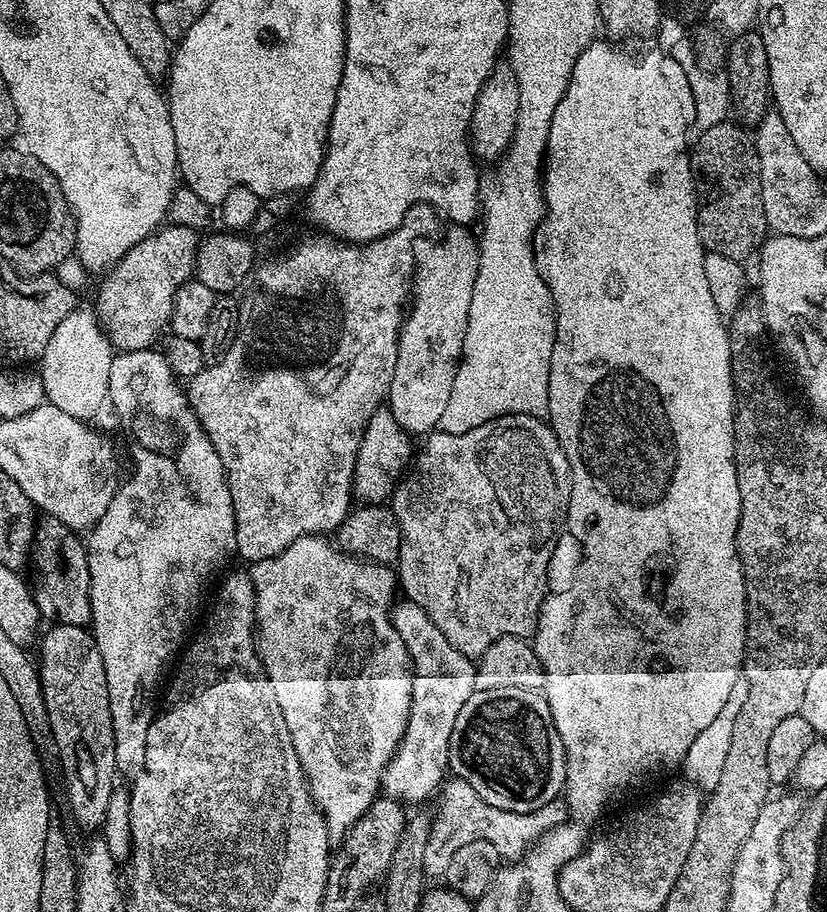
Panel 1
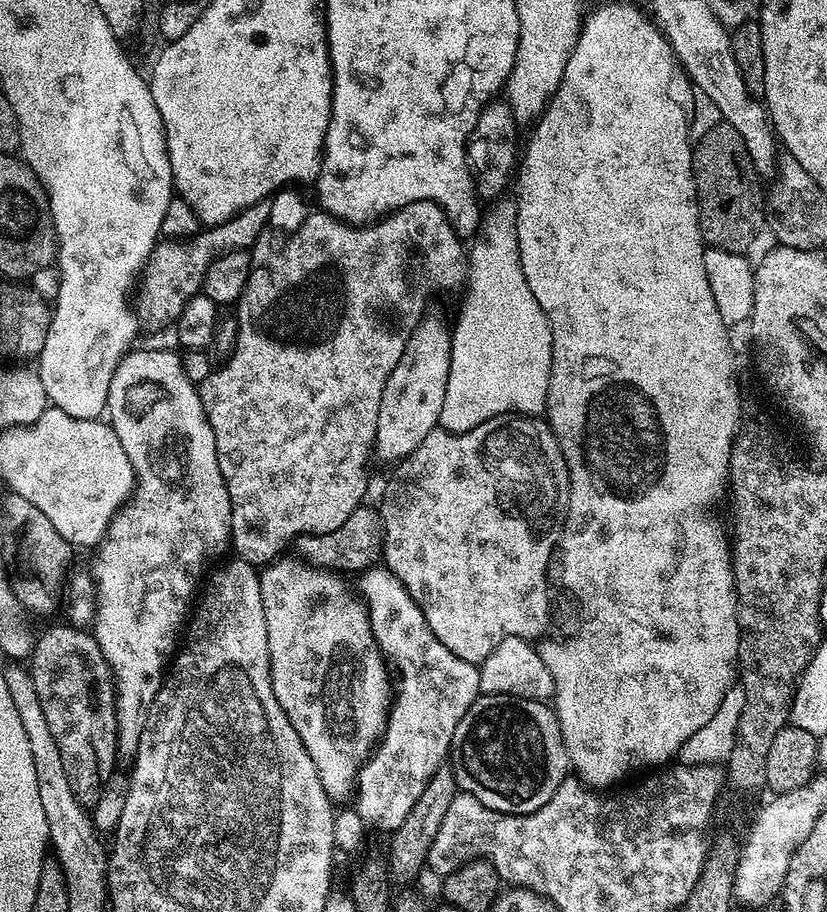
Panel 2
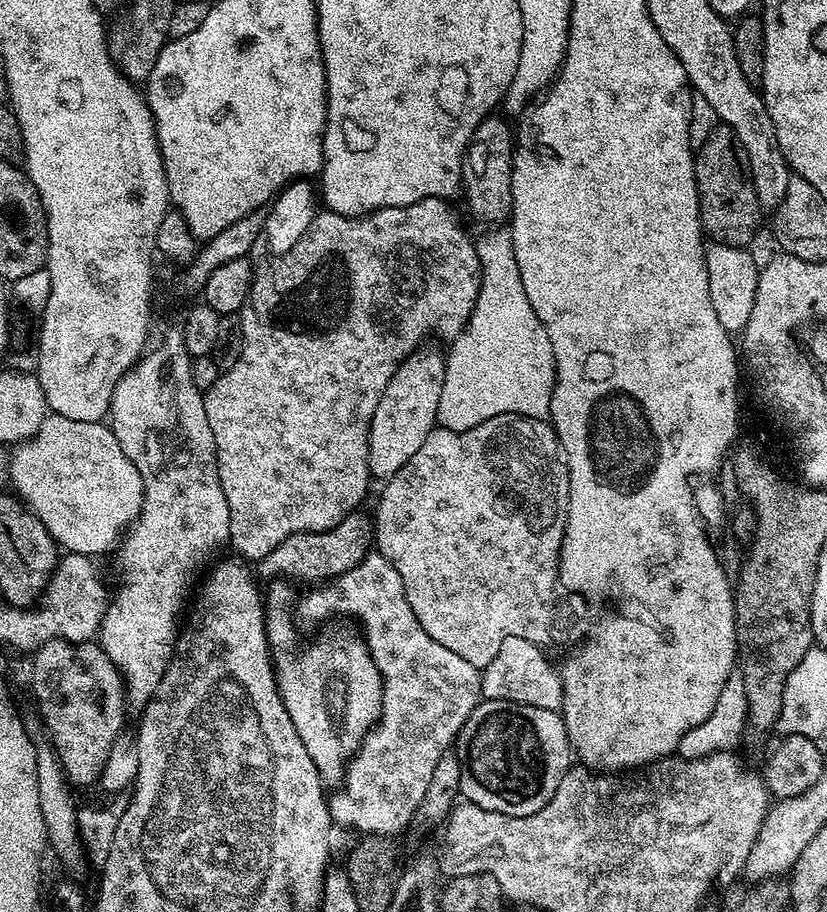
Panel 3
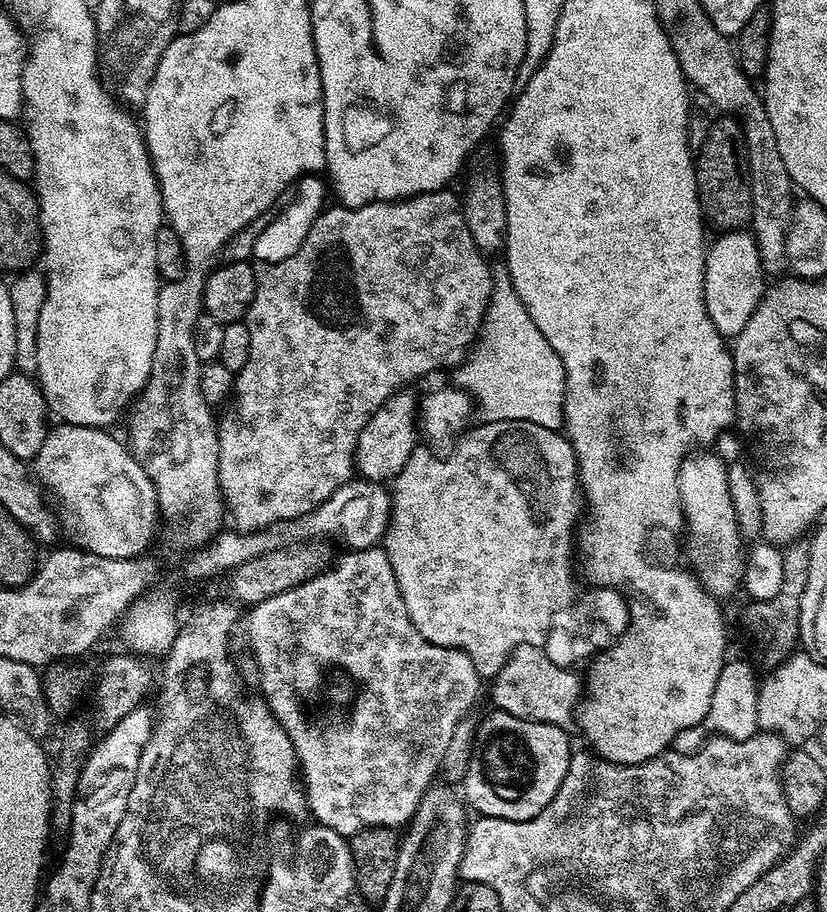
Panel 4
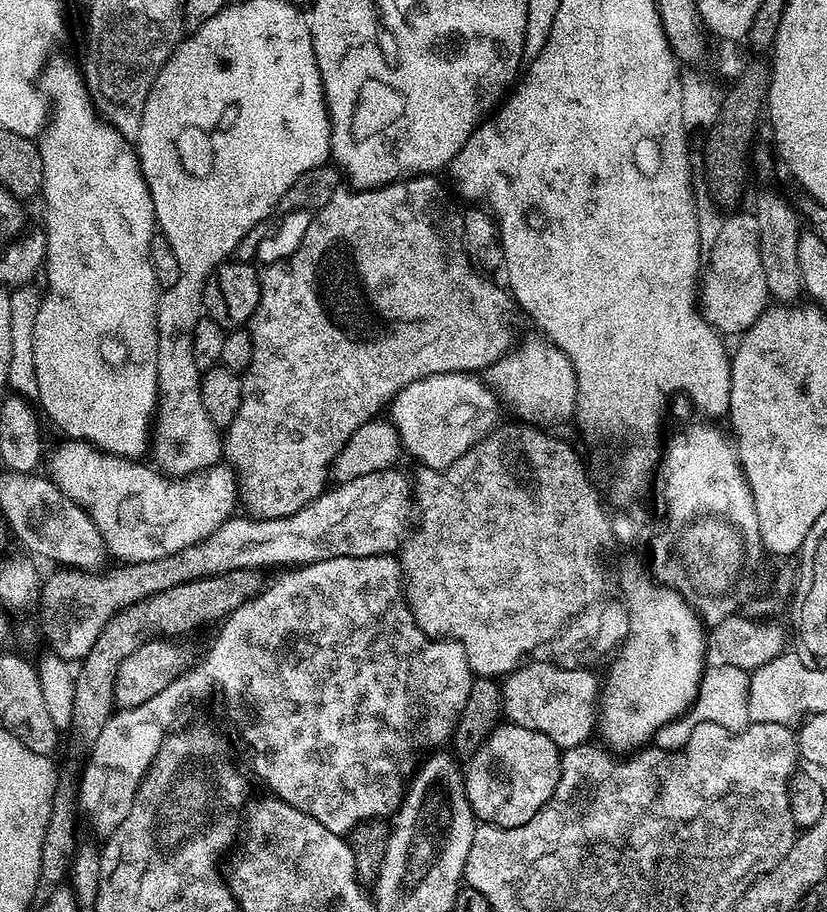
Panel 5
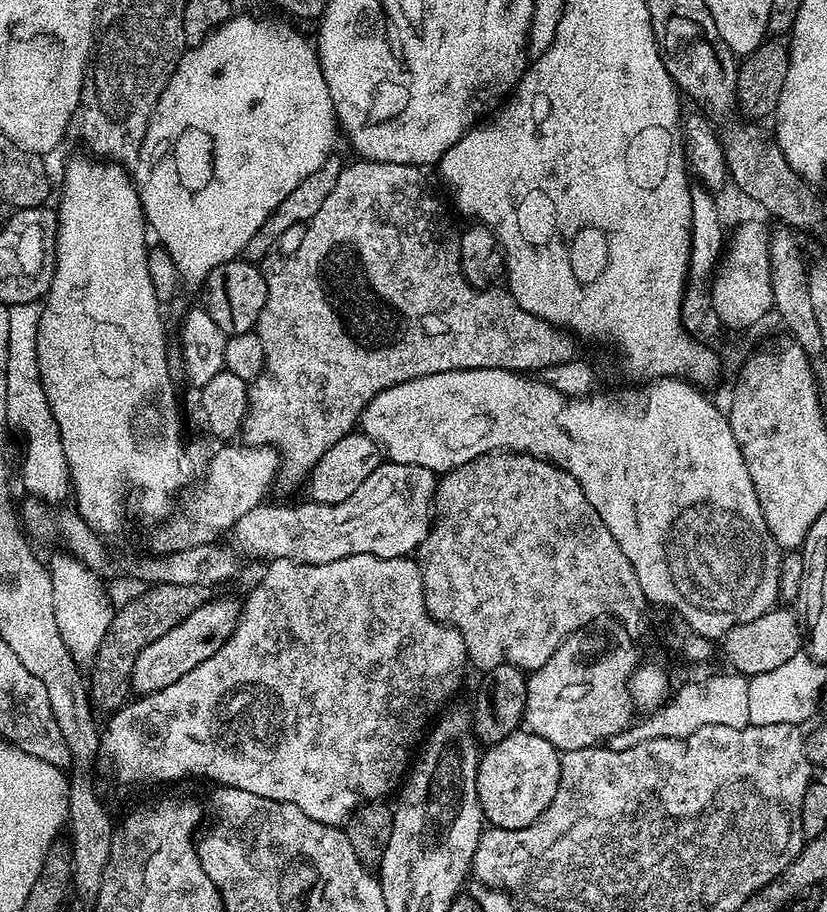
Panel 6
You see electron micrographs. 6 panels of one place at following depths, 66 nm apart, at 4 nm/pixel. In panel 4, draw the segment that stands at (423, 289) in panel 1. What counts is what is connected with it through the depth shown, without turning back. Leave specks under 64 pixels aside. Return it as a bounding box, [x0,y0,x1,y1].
[354,390,418,482]

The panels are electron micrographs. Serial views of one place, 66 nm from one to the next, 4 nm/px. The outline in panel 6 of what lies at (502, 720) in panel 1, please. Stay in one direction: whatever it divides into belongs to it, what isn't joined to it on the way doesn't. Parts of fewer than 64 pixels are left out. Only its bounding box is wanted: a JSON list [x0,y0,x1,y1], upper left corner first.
[476,730,561,828]

